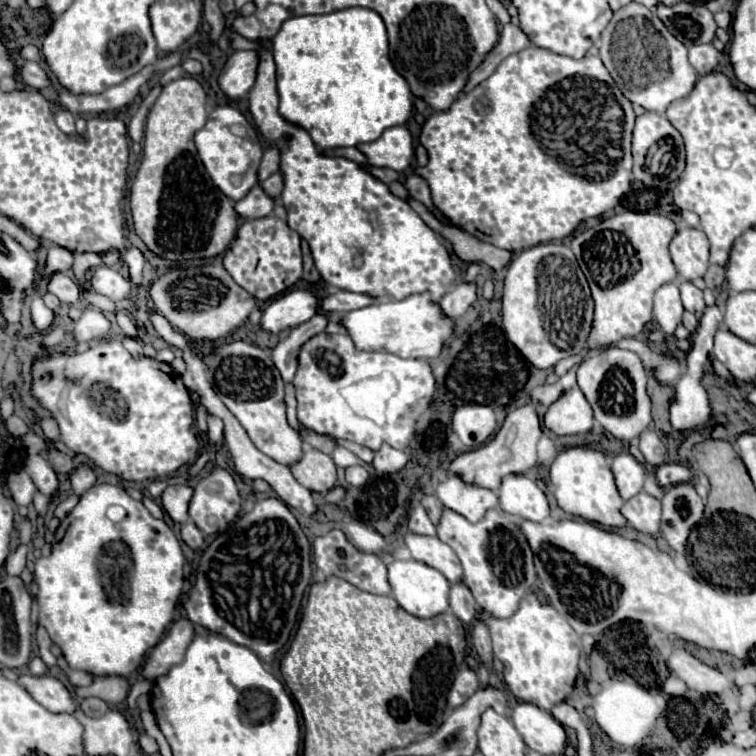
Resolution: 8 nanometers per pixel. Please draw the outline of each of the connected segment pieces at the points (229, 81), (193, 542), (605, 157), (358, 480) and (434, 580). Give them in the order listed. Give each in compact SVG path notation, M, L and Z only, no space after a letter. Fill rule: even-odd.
M253 49L251 51L233 51L219 77L221 91L231 99L243 97L255 83L257 65L259 65L257 51L253 51Z
M187 521L181 527L181 537L191 549L201 549L205 545L205 535L199 531L199 527L193 521Z
M529 47L529 49L525 49L525 51L519 51L519 53L513 53L513 55L509 55L507 59L503 59L499 65L497 65L497 69L495 69L495 73L489 77L489 79L485 79L485 81L481 81L473 91L469 91L467 95L463 95L463 99L457 99L447 111L443 111L443 113L433 113L427 121L425 121L425 125L423 125L423 131L421 131L421 137L419 137L419 141L425 145L425 149L427 149L427 153L429 153L429 163L425 165L425 167L419 167L417 169L417 173L421 175L421 177L425 177L427 179L427 183L429 183L429 189L431 189L431 197L433 197L433 203L435 203L435 207L453 223L453 225L457 225L459 229L463 229L463 231L467 231L467 233L471 233L473 237L477 237L477 239L481 239L481 241L485 241L485 243L491 243L491 245L495 245L495 247L501 247L501 249L507 249L507 251L513 251L513 253L517 253L517 251L523 251L523 249L529 249L529 247L533 247L533 245L539 245L539 243L547 243L547 241L553 241L553 239L563 239L563 237L567 237L581 221L585 221L585 219L589 219L589 217L599 217L599 215L603 215L603 213L607 213L607 211L611 211L617 203L619 203L619 199L629 191L629 187L631 187L631 131L633 131L633 123L635 123L635 113L633 113L633 105L619 93L619 89L617 89L617 85L615 85L615 81L611 79L611 75L607 73L607 69L605 69L605 65L601 63L601 59L599 57L595 57L595 55L585 55L583 59L571 59L571 57L567 57L567 55L557 55L557 53L553 53L553 51L549 51L549 49L541 49L541 47ZM569 77L573 77L573 85L557 85L557 83L561 83L563 79L569 79Z
M363 465L347 467L347 469L345 469L345 479L347 479L349 485L359 487L359 485L365 485L365 483L367 483L367 479L369 479L369 471L367 471Z
M395 559L393 563L387 565L387 571L389 571L389 585L393 589L393 597L407 613L411 613L415 617L435 617L449 609L451 583L437 569L433 569L421 561L415 561L415 559L409 559L409 561Z

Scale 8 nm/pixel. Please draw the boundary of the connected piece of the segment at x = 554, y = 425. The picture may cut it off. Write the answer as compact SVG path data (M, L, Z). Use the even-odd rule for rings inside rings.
M573 387L549 407L543 423L557 435L589 433L593 429L593 409L583 391L579 387Z

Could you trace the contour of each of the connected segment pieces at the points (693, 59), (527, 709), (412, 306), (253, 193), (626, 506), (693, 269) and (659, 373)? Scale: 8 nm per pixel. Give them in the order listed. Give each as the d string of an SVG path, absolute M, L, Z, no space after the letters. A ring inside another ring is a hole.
M693 45L689 49L689 63L699 75L711 73L717 61L719 61L719 51L713 45Z
M521 701L513 707L511 719L529 749L539 751L541 755L557 755L565 751L563 725L555 721L549 711Z
M425 293L411 295L401 301L373 303L369 307L349 311L341 319L343 327L361 351L387 351L405 359L435 359L441 355L445 341L455 333L455 319L441 311Z
M255 185L243 199L235 203L235 211L245 219L261 219L271 215L273 199L263 193L261 185Z
M641 491L623 503L621 515L633 529L655 535L659 531L659 521L661 521L661 503L653 499L649 493Z
M679 227L669 251L677 273L687 281L695 281L705 275L709 267L709 241L701 229Z
M627 337L623 341L617 343L617 347L623 347L623 349L631 349L635 351L645 367L653 373L653 377L659 381L659 385L667 385L671 387L675 383L675 379L681 375L681 363L677 357L673 355L667 355L667 353L657 353L653 351L647 343L639 341L639 339L633 339L633 337Z

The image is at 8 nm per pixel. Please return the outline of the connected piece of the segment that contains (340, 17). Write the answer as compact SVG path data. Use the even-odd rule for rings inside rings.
M349 7L349 9L341 9L335 13L325 13L325 15L303 15L303 17L291 17L283 23L281 31L273 37L273 57L275 57L275 65L277 65L277 93L279 93L279 113L291 121L301 125L303 129L307 129L307 133L311 135L313 143L319 149L335 149L335 147L353 147L359 143L369 143L381 137L381 133L389 127L397 127L397 125L407 125L407 121L413 115L413 95L411 89L405 81L403 75L397 73L397 69L393 67L391 59L389 59L389 37L387 37L387 29L385 23L381 19L379 13L365 9L365 7Z

